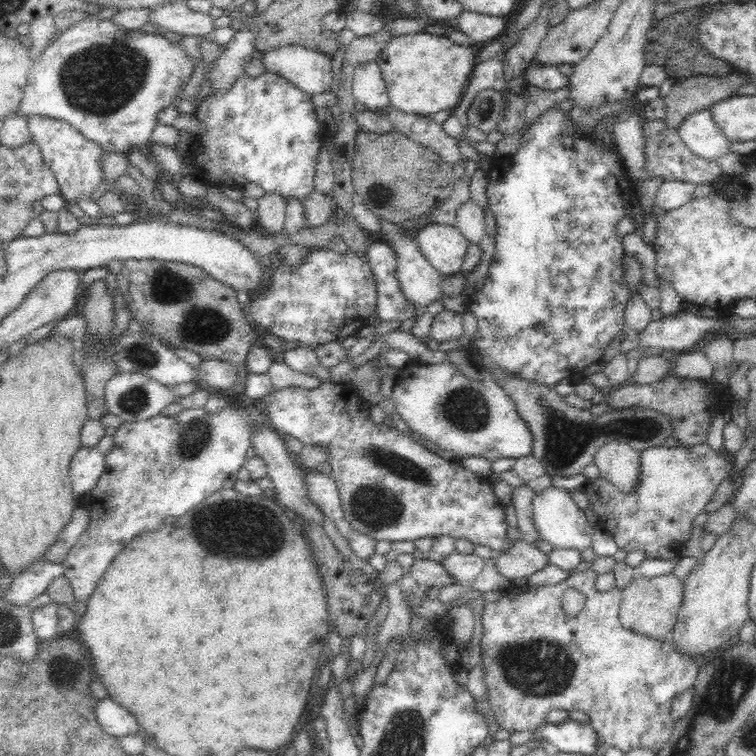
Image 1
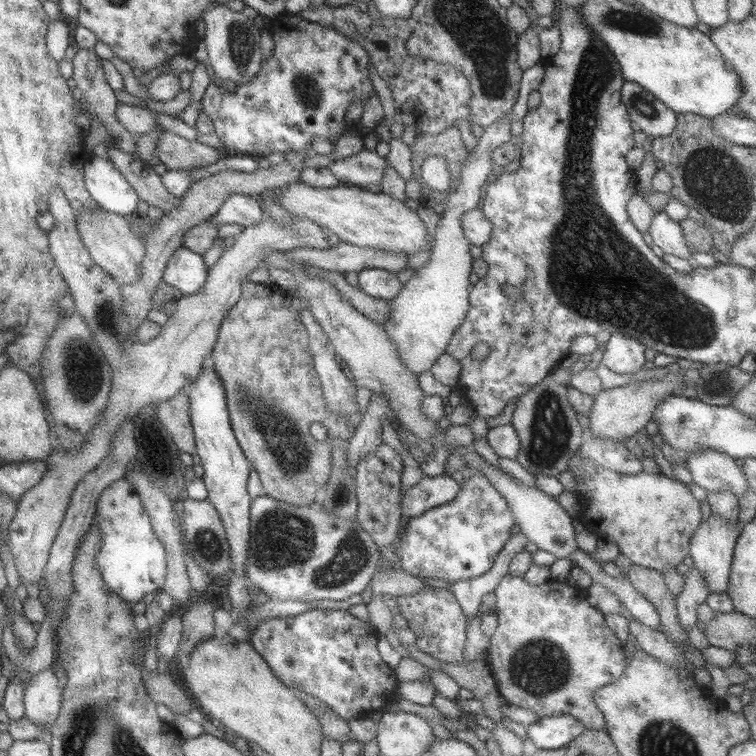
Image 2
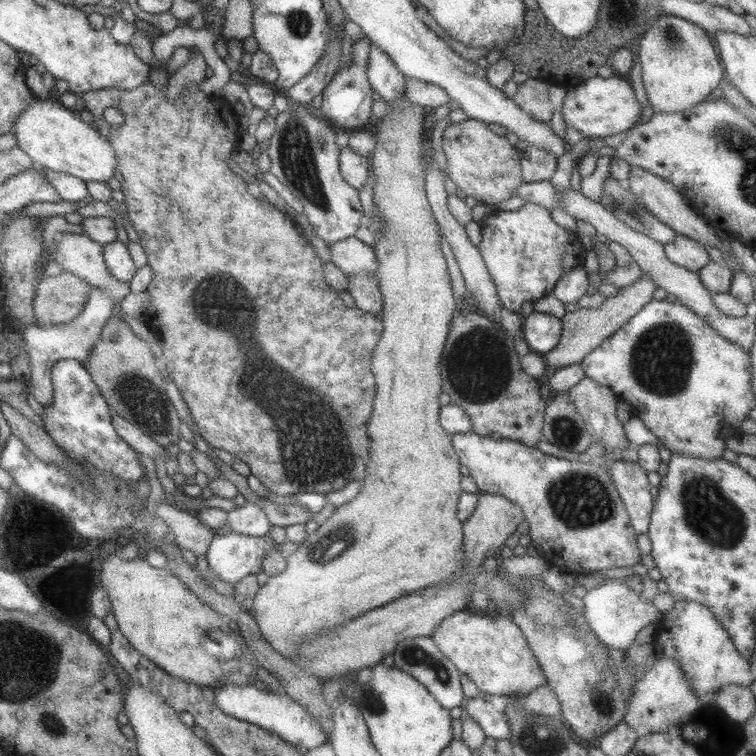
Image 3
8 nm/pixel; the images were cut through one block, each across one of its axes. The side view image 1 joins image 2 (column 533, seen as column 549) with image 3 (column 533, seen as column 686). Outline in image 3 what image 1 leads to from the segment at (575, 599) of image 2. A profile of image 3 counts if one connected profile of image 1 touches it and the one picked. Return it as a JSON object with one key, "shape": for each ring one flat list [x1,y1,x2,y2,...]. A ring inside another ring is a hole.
{"shape":[[457,611,445,617,430,637,456,670,475,684,479,695,526,695,547,684,526,638,506,614,492,619,478,612]]}

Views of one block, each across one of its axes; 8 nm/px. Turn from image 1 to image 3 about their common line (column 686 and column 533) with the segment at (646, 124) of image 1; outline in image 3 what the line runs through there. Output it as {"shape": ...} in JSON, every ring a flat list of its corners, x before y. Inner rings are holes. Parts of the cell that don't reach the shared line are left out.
{"shape":[[519,141,516,148,523,182,550,181,552,174,556,171,556,165,559,161,557,158,546,150,529,146,523,141]]}

